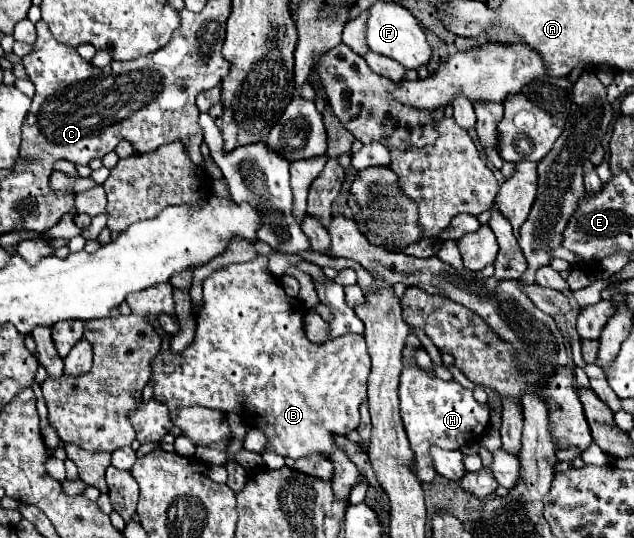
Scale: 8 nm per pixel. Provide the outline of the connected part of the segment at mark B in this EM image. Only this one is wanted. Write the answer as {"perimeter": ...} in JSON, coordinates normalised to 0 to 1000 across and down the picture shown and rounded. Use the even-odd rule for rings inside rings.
{"perimeter":[[[409,476],[396,487],[383,487],[383,491],[364,491],[358,498],[339,502],[333,513],[326,513],[326,520],[320,524],[320,572],[311,584],[311,617],[308,617],[308,632],[289,651],[289,658],[273,658],[270,651],[251,654],[248,665],[241,669],[241,695],[238,706],[244,714],[244,740],[254,743],[257,751],[263,751],[263,758],[289,758],[289,755],[326,755],[326,758],[339,758],[349,766],[374,766],[380,773],[380,781],[390,792],[402,792],[409,799],[418,803],[418,810],[424,814],[421,836],[431,836],[443,848],[459,848],[459,851],[475,851],[484,848],[491,840],[509,840],[513,848],[519,848],[528,862],[525,874],[525,911],[532,922],[544,926],[550,922],[554,907],[563,900],[563,885],[566,885],[566,870],[544,848],[544,840],[538,840],[535,833],[528,833],[525,825],[525,807],[550,807],[554,799],[560,799],[566,792],[566,755],[573,743],[579,743],[579,699],[582,699],[582,654],[576,643],[576,632],[569,621],[544,621],[535,625],[528,632],[516,632],[513,639],[494,639],[491,632],[484,632],[481,617],[478,617],[478,576],[468,572],[465,558],[456,554],[446,539],[446,532],[434,520],[434,513],[427,513],[421,506],[421,480]]]}

